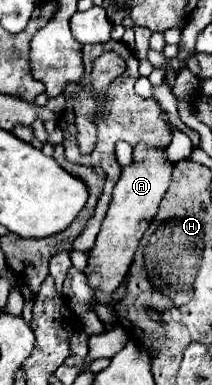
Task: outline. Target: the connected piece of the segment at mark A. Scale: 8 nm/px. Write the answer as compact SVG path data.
M144 143L134 149L134 163L122 169L122 175L112 191L112 201L108 205L106 217L102 221L100 233L94 247L88 251L88 265L84 275L90 289L100 289L104 293L114 293L124 281L130 263L134 259L136 247L148 229L152 217L156 217L158 205L172 179L172 163L166 157L166 149L150 149Z

